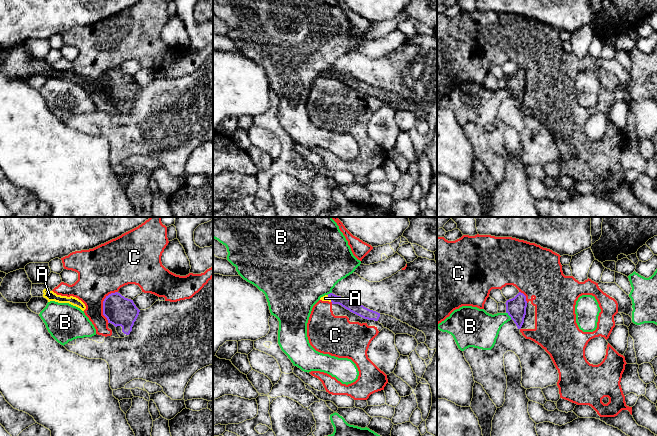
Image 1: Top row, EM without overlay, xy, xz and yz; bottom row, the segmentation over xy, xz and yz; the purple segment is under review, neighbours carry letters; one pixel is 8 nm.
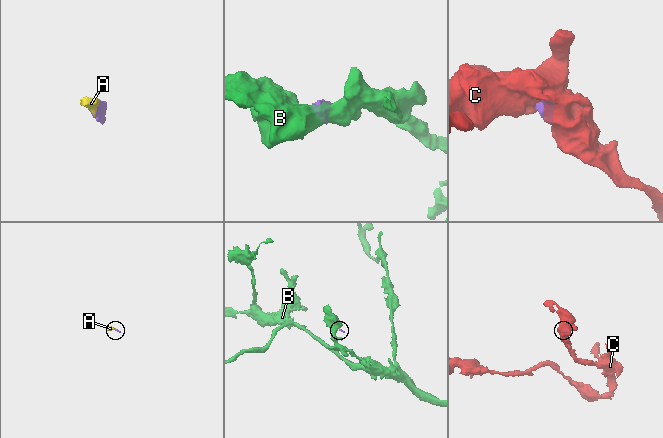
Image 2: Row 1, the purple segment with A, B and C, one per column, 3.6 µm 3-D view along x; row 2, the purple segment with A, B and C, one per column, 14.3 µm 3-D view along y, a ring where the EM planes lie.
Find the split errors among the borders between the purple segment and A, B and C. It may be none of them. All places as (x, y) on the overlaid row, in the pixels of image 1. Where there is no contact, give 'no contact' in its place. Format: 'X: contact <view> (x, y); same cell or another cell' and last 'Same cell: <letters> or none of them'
A: contact xz (329, 297); same cell
B: contact yz (508, 314); another cell
C: contact xy (103, 305); another cell
Same cell: A

